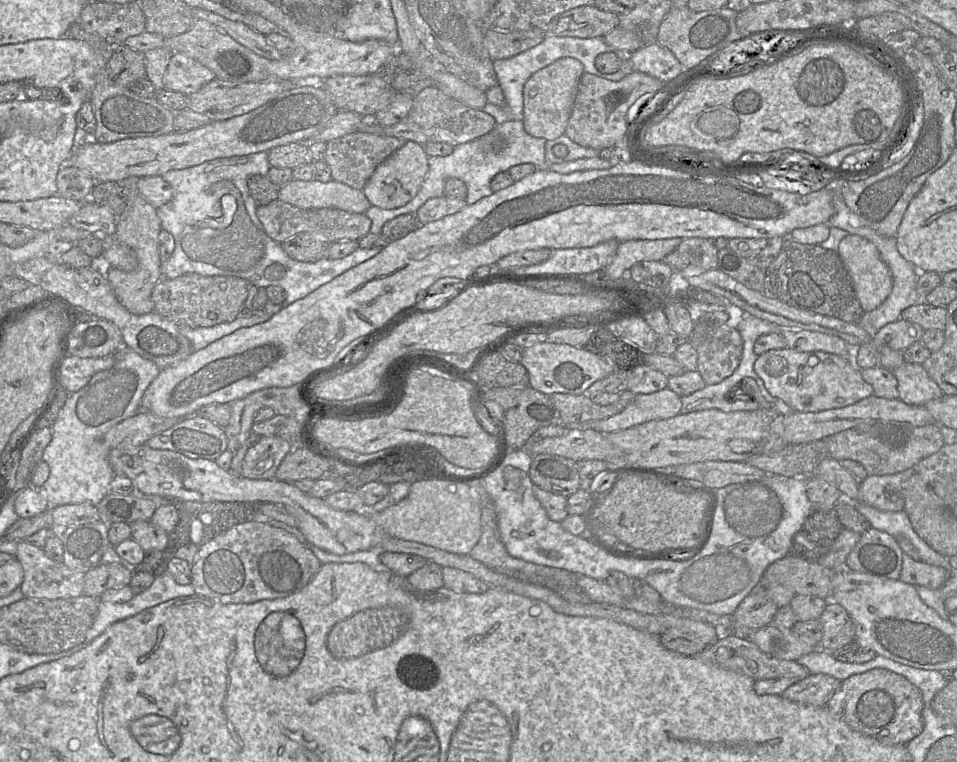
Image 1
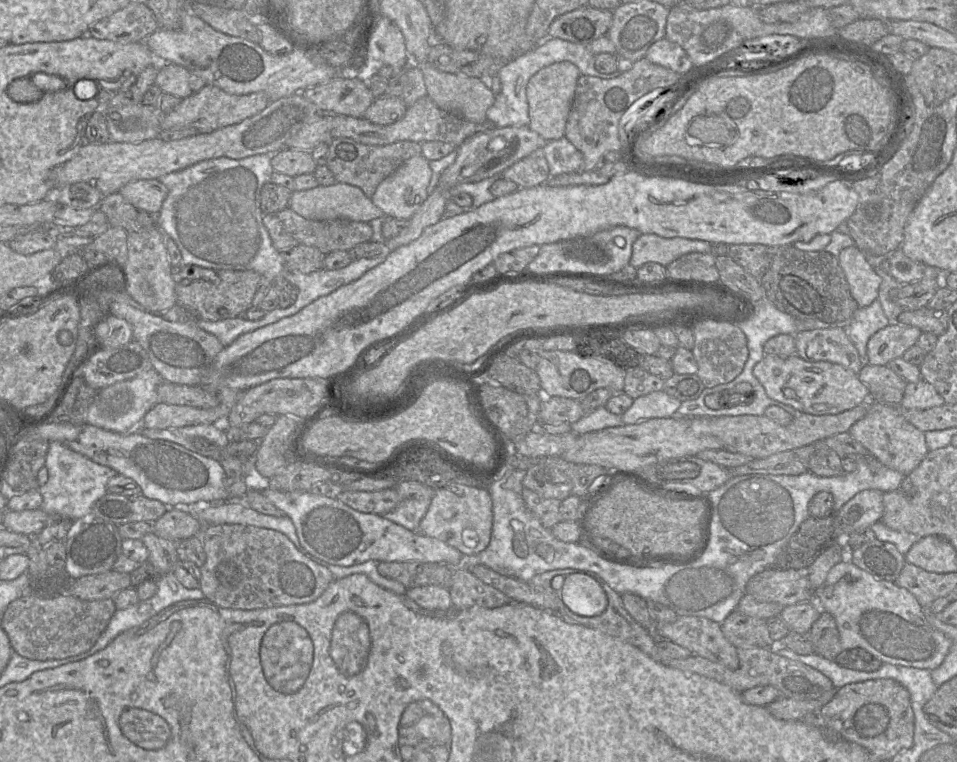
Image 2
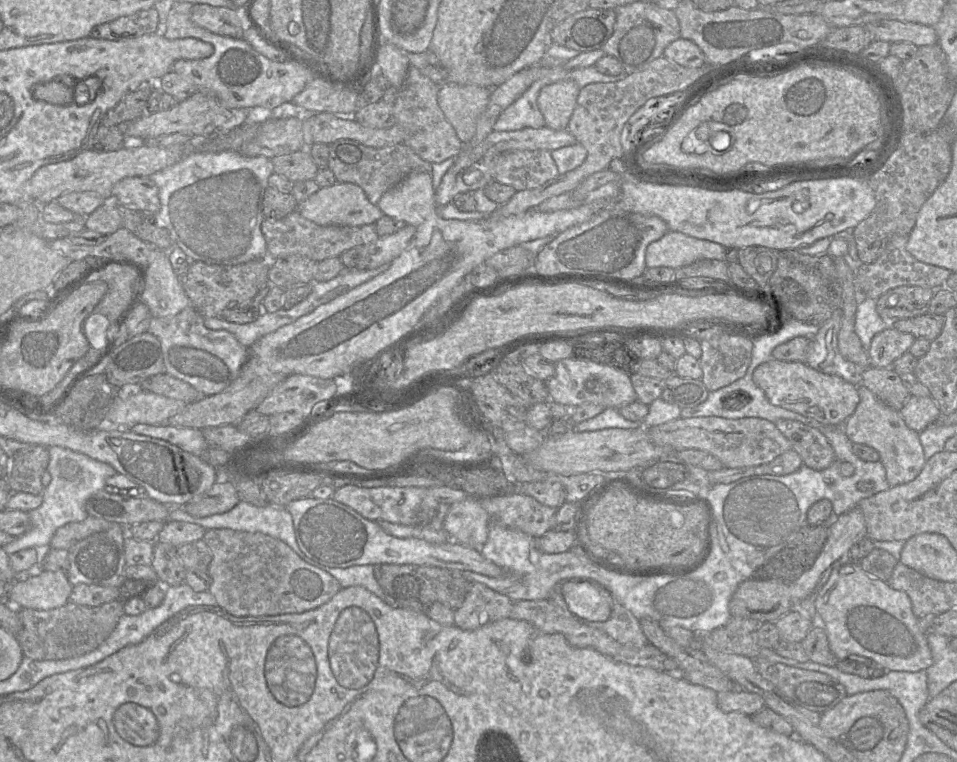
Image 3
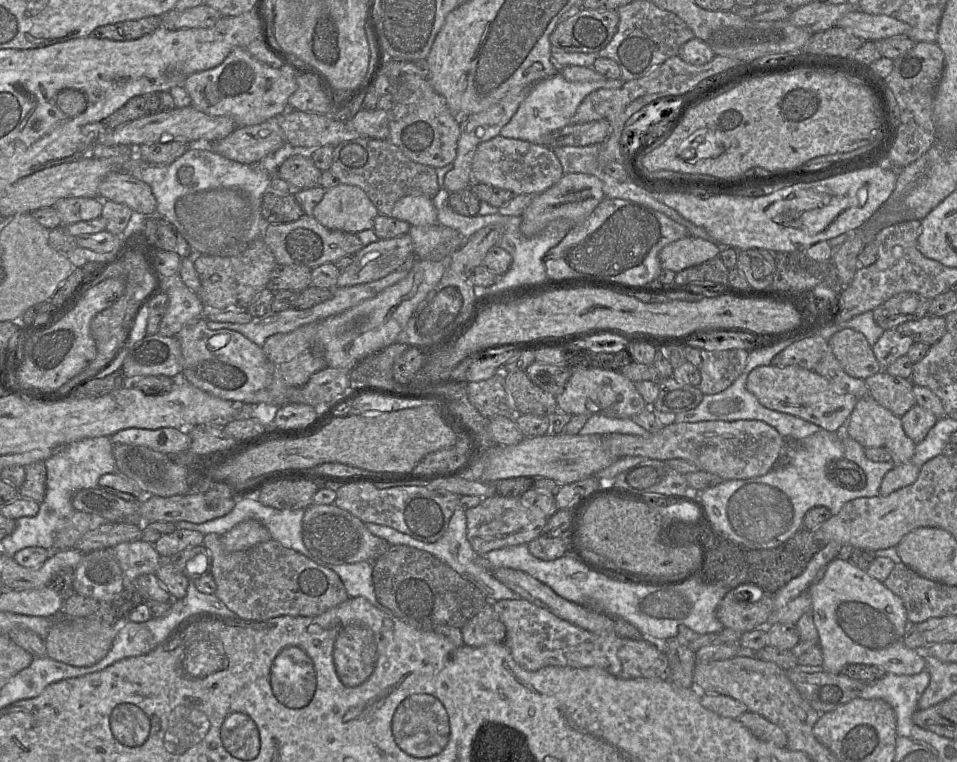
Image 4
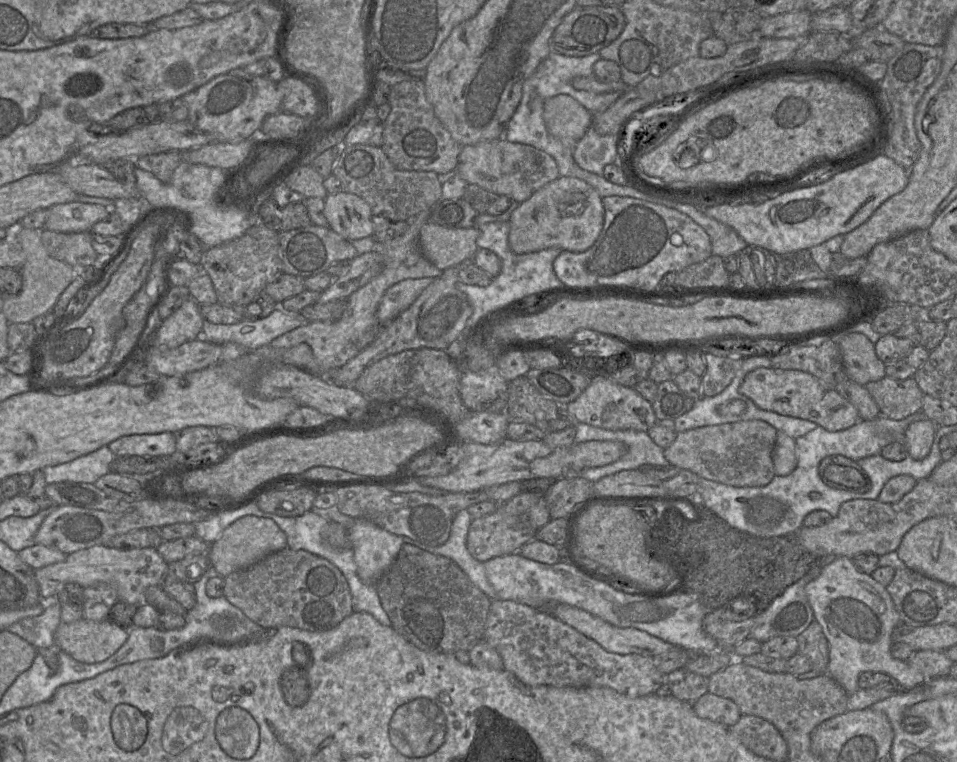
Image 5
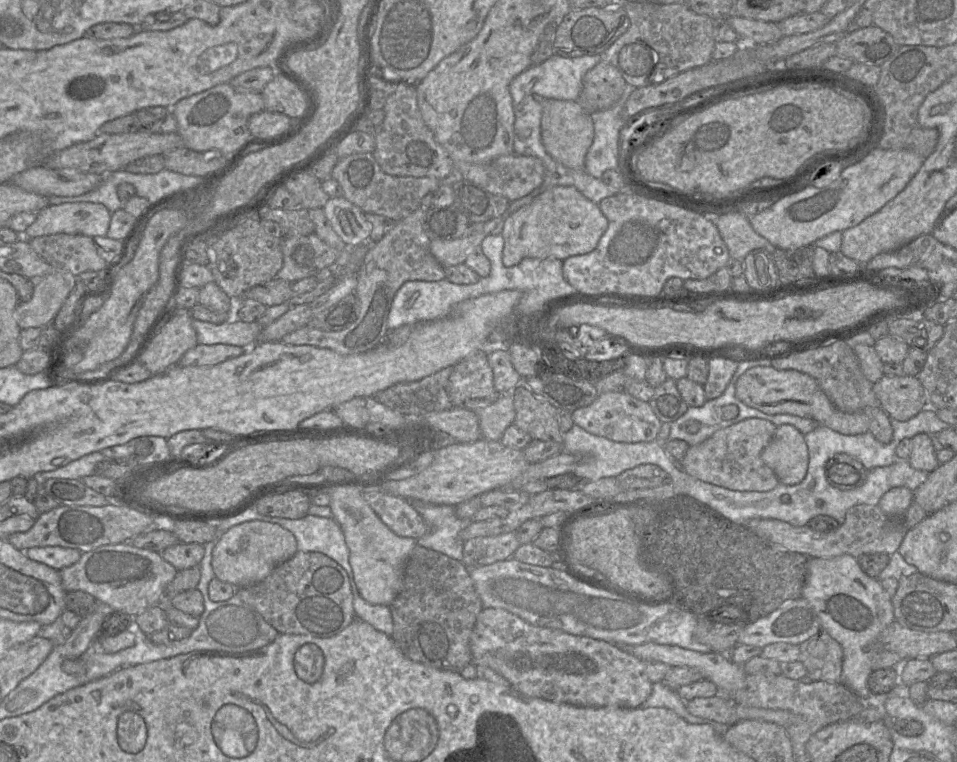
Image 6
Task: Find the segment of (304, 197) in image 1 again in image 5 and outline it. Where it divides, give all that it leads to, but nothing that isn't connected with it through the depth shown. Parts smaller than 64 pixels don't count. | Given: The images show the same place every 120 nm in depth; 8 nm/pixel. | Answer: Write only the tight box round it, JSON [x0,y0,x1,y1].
[324,191,372,241]

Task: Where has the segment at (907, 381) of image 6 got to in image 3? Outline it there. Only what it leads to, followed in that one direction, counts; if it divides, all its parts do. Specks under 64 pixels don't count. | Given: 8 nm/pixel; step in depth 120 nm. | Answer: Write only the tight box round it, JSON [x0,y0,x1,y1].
[861,367,911,411]

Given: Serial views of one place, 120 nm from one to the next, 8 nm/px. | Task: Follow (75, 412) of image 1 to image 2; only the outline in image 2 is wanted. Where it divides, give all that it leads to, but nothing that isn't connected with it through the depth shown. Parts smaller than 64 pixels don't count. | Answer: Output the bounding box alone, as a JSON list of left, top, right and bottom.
[38,368,163,521]

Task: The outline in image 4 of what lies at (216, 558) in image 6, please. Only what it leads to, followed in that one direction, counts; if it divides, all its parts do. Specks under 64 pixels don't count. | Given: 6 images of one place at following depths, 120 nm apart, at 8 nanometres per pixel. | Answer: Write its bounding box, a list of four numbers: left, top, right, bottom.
[221,519,271,552]

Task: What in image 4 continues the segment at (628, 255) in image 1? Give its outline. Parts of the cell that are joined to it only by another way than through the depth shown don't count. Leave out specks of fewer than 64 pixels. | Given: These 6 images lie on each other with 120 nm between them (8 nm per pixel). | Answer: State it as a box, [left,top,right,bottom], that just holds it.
[659,235,721,273]

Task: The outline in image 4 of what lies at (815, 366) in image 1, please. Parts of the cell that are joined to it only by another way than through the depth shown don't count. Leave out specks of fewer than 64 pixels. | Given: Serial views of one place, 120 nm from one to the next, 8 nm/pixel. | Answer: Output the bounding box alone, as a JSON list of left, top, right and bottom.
[746,365,858,432]

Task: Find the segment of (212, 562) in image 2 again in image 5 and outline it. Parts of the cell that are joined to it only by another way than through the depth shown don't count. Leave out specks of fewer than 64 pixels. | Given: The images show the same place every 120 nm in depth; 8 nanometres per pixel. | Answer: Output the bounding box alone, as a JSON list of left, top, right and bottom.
[223,548,354,632]

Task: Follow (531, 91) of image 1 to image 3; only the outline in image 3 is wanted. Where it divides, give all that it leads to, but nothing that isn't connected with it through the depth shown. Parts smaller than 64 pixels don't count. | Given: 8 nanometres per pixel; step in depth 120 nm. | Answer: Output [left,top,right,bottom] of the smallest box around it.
[537,80,579,130]

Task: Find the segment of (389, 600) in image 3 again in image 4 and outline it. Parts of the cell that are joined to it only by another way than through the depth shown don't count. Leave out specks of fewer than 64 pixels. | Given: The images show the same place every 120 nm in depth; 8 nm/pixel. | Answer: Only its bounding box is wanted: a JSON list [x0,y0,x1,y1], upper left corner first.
[321,559,393,616]

